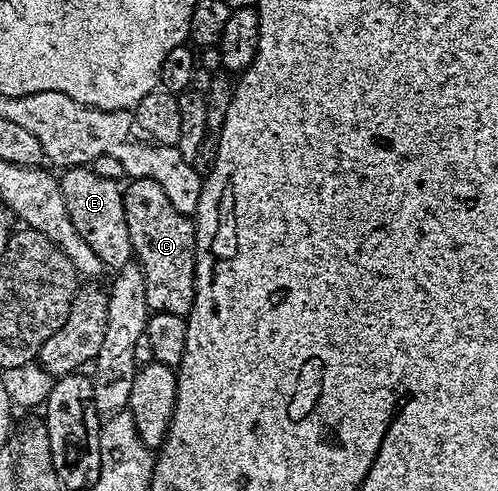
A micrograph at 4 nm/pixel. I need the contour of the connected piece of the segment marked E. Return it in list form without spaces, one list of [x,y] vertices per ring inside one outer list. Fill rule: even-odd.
[[[91,167],[65,168],[59,177],[62,198],[74,222],[74,230],[86,238],[90,250],[102,258],[105,269],[118,270],[133,259],[130,230],[126,226],[126,210],[121,185],[113,178],[98,178]]]

